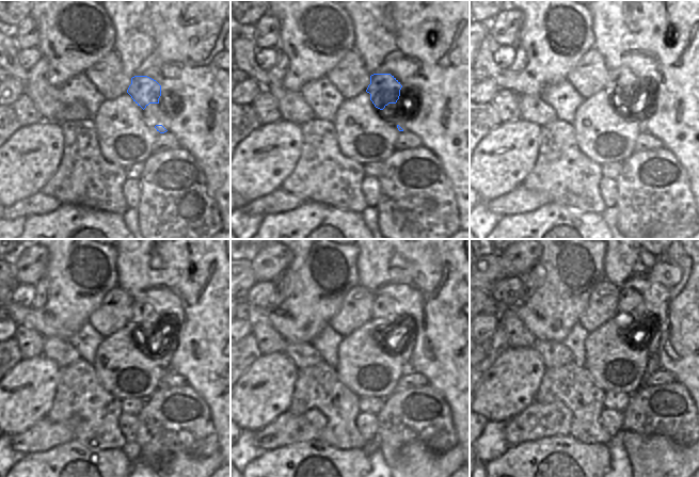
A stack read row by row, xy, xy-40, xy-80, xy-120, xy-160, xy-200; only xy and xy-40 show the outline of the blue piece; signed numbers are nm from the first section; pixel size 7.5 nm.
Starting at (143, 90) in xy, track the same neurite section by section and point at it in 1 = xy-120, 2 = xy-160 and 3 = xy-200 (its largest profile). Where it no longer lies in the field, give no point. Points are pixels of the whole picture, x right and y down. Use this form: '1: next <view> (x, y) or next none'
1: next xy-120 (146, 319)
2: next xy-160 (384, 307)
3: next xy-200 (631, 302)

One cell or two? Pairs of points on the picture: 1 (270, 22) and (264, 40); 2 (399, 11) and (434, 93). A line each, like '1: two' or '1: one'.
1: one
2: one

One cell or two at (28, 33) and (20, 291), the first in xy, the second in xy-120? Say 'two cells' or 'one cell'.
two cells

